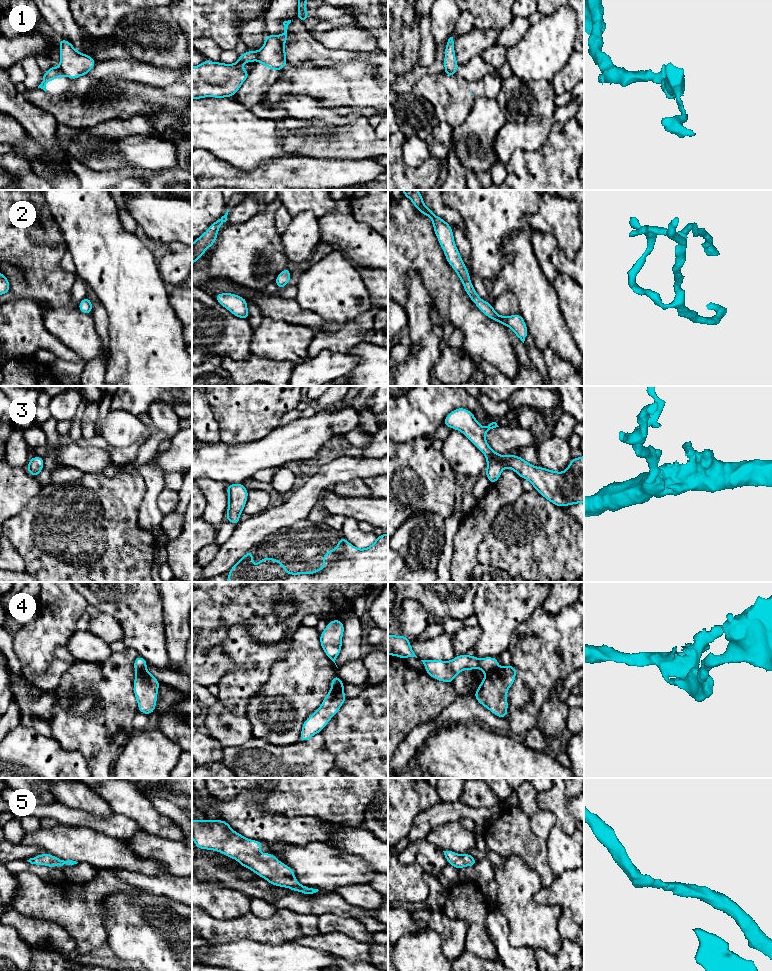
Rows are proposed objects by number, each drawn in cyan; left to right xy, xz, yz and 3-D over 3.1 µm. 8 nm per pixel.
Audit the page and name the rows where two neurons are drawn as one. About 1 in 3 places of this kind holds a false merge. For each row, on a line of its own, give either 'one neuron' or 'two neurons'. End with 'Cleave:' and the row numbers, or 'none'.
1: two neurons
2: one neuron
3: one neuron
4: two neurons
5: one neuron
Cleave: 1, 4

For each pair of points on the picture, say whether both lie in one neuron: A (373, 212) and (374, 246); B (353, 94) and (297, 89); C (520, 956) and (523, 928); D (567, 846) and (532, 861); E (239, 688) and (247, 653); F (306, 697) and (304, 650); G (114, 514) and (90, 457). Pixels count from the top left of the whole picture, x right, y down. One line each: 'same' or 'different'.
A: different
B: same
C: different
D: different
E: same
F: same
G: different

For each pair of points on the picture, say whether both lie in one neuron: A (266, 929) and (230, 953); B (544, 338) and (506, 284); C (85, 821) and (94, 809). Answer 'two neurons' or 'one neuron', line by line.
A: two neurons
B: one neuron
C: two neurons

